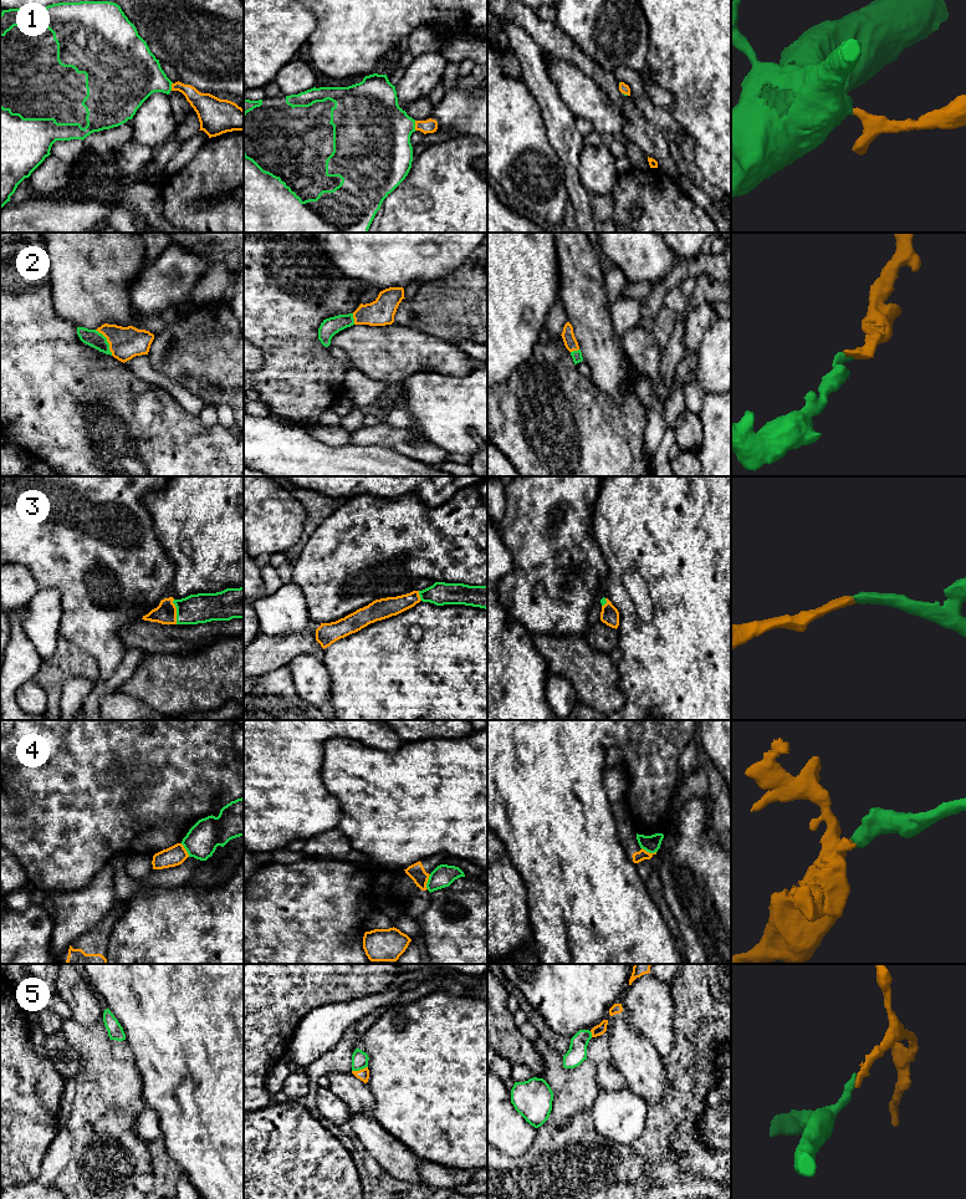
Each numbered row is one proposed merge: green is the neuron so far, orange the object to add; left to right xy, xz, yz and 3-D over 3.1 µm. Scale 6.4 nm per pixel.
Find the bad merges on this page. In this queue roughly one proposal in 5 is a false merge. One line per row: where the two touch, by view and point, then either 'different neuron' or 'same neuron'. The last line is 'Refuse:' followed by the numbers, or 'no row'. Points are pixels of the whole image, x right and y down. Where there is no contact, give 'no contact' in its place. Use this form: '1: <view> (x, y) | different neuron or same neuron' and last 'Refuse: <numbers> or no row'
1: xz (414, 126) | same neuron
2: xy (106, 341) | same neuron
3: xy (177, 612) | same neuron
4: xz (428, 882) | different neuron
5: xz (359, 1069) | same neuron
Refuse: 4

